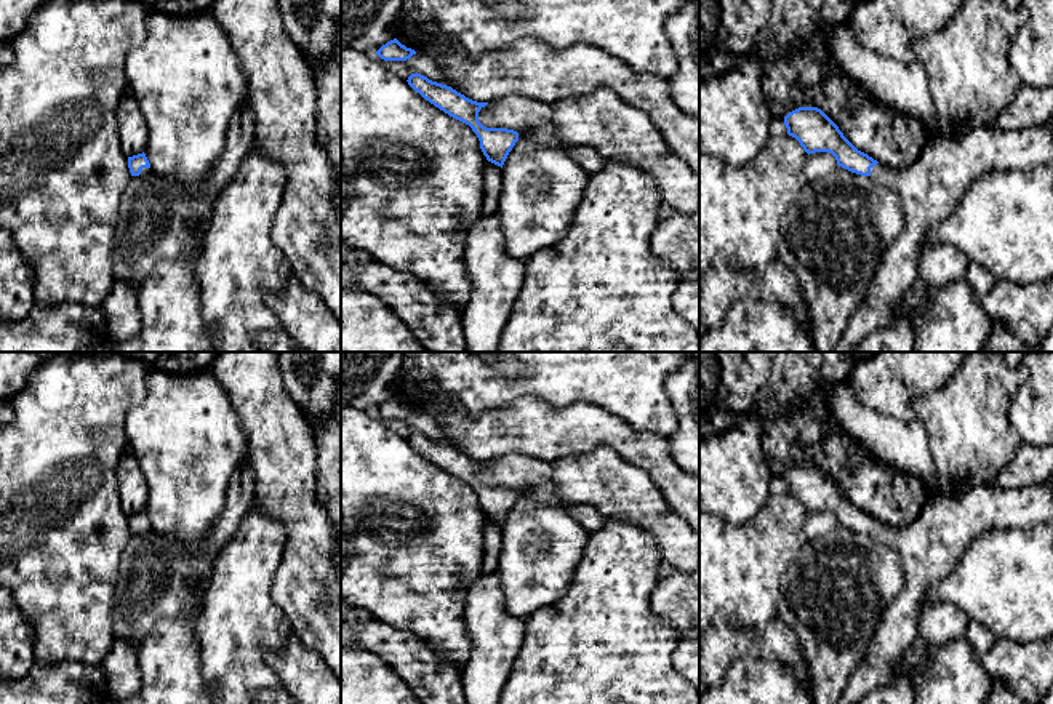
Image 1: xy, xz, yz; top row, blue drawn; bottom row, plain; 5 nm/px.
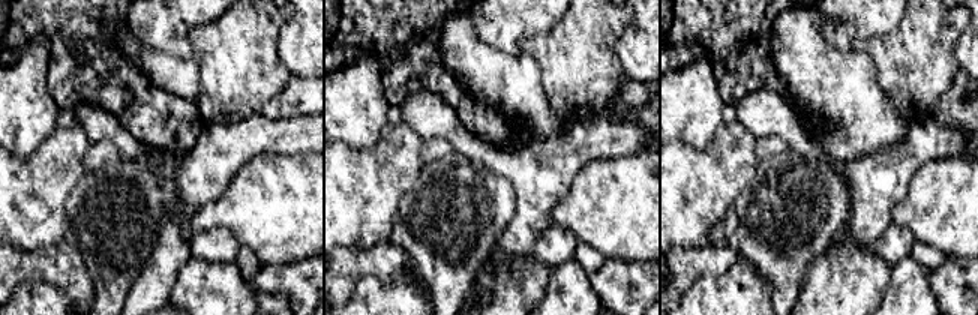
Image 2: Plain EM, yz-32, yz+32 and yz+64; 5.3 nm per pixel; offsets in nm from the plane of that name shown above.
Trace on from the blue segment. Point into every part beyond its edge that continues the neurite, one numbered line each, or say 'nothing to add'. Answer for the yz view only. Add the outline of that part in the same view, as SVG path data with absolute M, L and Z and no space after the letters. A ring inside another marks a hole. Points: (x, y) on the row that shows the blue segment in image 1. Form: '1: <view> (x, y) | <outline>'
1: yz (930, 188) | M989 125L959 138L927 142L909 166L872 166L869 178L901 200L904 229L885 250L835 352L855 352L863 338L888 323L906 290L920 280L919 266L930 229L951 216L975 179L992 170L1031 170L1037 165L1053 166L1051 130L1005 131Z

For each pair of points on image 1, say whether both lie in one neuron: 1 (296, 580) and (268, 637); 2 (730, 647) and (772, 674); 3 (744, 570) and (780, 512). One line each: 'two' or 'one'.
1: two
2: two
3: one

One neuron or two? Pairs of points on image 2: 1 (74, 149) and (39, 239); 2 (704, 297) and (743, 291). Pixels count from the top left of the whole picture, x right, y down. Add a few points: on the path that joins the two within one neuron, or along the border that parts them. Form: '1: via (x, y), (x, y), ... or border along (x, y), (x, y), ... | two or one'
1: via (53, 171), (39, 186), (39, 216) | one
2: via (713, 297), (734, 297) | one

